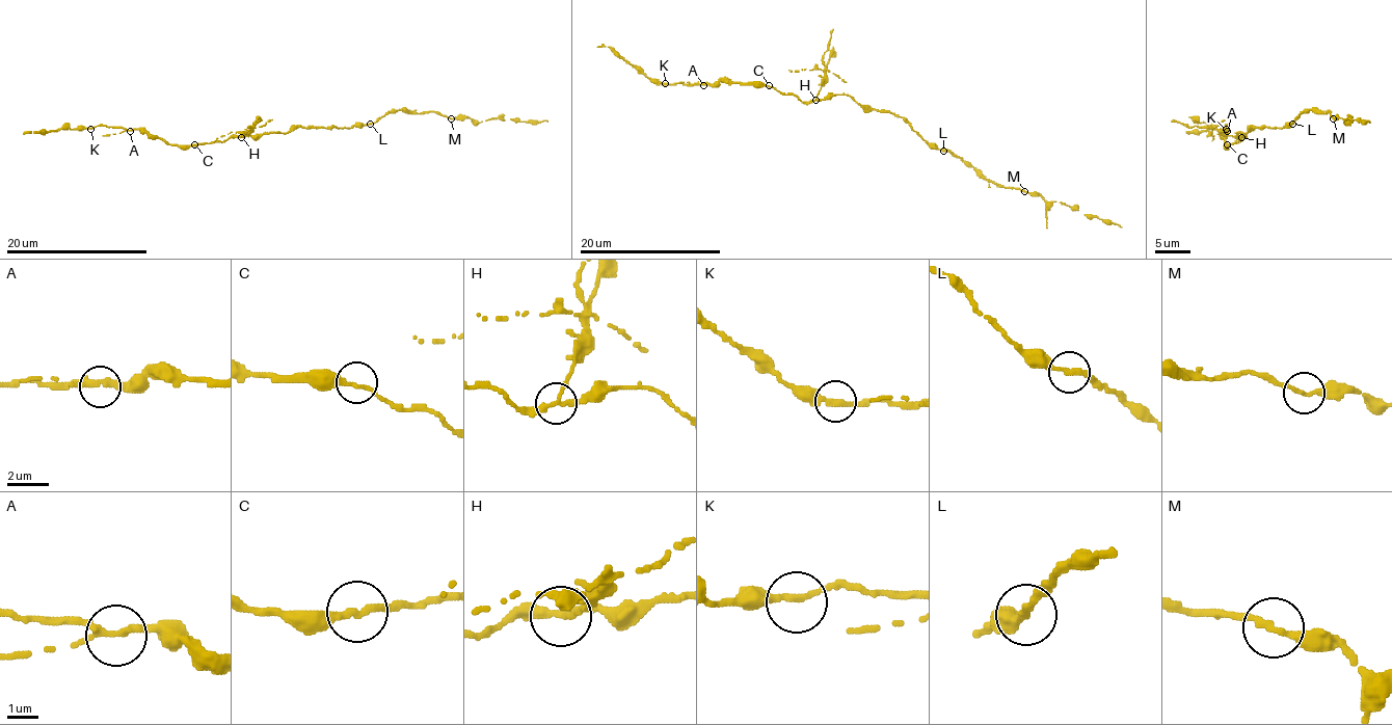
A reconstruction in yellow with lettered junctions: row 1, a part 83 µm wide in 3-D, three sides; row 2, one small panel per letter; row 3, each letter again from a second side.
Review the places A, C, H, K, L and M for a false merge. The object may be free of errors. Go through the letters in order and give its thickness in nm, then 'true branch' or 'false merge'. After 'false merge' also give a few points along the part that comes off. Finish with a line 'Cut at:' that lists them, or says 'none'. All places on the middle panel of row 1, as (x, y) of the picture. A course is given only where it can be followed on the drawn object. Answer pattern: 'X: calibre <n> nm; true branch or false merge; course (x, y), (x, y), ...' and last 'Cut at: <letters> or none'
A: calibre 200 nm; true branch
C: calibre 240 nm; true branch
H: calibre 200 nm; false merge; course (814, 99), (832, 29)
K: calibre 260 nm; true branch
L: calibre 220 nm; true branch
M: calibre 220 nm; true branch
Cut at: H

